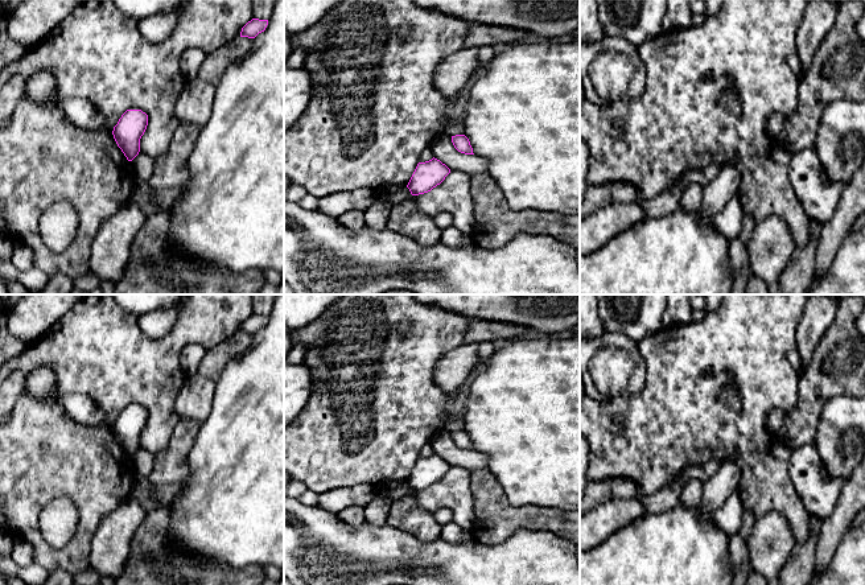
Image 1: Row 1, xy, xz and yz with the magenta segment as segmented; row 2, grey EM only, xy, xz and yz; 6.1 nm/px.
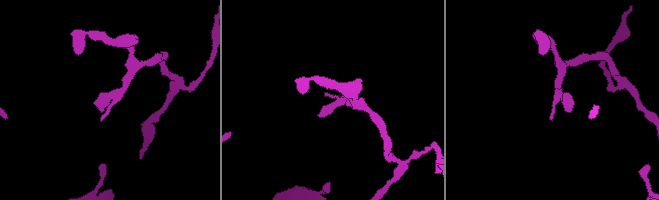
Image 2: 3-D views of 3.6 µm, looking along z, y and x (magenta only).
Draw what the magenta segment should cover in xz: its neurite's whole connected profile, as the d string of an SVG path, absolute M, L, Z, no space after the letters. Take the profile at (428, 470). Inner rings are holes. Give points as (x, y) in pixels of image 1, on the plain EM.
M437 454L425 458L419 458L407 483L412 491L419 491L431 487L440 481L450 465Z

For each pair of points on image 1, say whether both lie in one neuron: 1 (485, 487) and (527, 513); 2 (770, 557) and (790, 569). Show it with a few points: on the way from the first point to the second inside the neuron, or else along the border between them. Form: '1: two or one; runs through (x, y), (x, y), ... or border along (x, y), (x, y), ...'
1: one; runs through (495, 498), (510, 513), (517, 513)
2: two; border along (795, 544), (779, 571)

